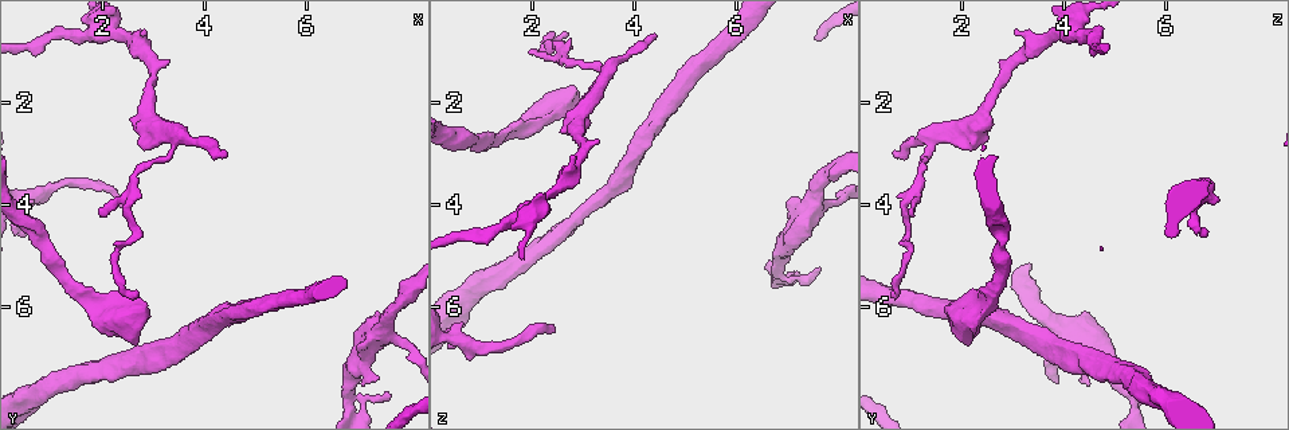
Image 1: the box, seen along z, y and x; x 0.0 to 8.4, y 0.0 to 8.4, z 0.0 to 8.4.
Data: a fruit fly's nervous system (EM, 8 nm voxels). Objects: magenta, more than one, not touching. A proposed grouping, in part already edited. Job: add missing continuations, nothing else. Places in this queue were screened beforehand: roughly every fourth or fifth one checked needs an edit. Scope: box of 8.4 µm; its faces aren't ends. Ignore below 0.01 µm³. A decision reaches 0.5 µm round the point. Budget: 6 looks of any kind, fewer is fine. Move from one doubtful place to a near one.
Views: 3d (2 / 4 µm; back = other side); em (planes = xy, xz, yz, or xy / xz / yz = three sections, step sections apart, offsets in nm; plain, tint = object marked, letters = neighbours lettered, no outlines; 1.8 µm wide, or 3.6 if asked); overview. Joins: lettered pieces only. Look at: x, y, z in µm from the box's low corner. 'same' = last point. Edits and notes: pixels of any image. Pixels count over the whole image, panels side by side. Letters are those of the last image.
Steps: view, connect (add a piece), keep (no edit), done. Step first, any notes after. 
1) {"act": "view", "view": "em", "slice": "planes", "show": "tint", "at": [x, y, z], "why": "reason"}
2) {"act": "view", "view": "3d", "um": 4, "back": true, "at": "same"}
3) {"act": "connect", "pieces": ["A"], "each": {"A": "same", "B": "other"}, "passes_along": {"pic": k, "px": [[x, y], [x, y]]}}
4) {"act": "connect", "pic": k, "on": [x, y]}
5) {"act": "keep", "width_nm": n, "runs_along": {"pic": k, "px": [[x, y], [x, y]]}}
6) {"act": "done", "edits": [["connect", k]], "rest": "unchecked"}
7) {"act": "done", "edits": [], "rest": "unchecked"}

{"act": "view", "view": "em", "slice": "yz", "step": 4, "show": "tint", "at": [6.80, 7.65, 5.25], "why": "a fork"}

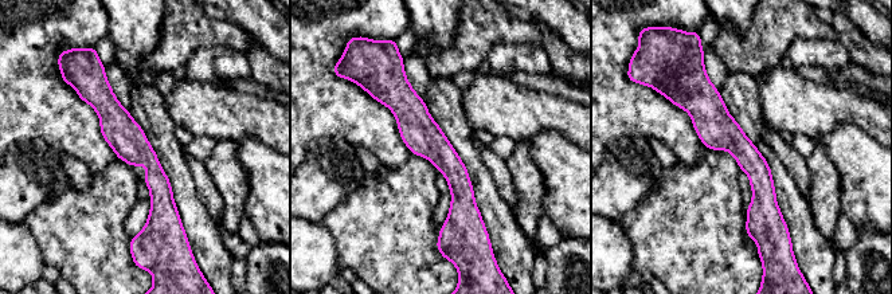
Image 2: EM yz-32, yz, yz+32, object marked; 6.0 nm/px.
{"act": "view", "view": "em", "slice": "planes", "show": "tint", "at": "same"}

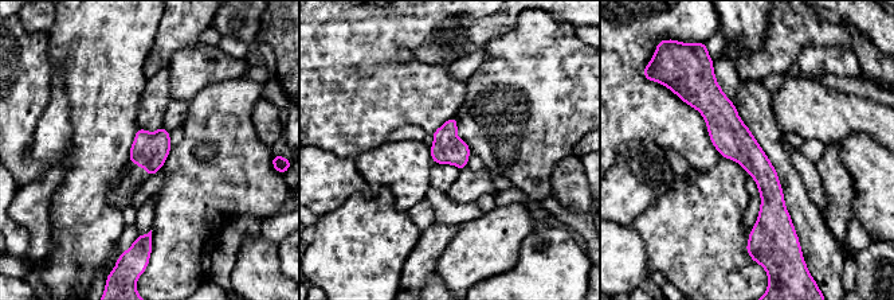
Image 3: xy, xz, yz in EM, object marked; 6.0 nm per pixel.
{"act": "view", "view": "em", "slice": "planes", "show": "letters", "at": "same"}

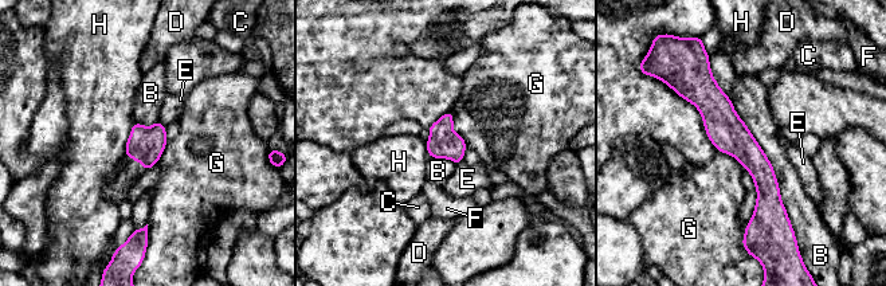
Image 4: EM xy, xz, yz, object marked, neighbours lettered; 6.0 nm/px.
{"act": "keep", "width_nm": 190, "each": {"B": "other", "C": "other", "D": "other", "E": "other", "F": "other", "G": "other", "H": "other"}, "border": {"pic": 4, "px": [[730, 101], [772, 167], [792, 227]]}, "found": "no lettered piece goes on from it"}

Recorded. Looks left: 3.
{"act": "view", "view": "3d", "um": 4, "at": [2.70, 5.70, 0.65], "why": "tapers out"}

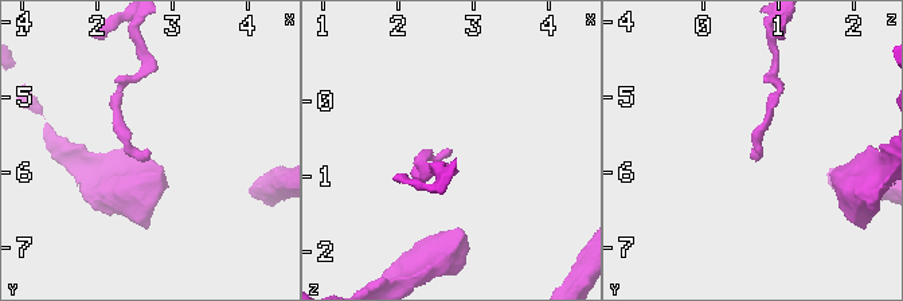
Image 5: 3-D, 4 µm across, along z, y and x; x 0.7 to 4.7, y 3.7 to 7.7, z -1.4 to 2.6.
{"act": "view", "view": "em", "slice": "planes", "show": "tint", "at": [2.75, 5.70, 0.65], "why": "now the EM"}

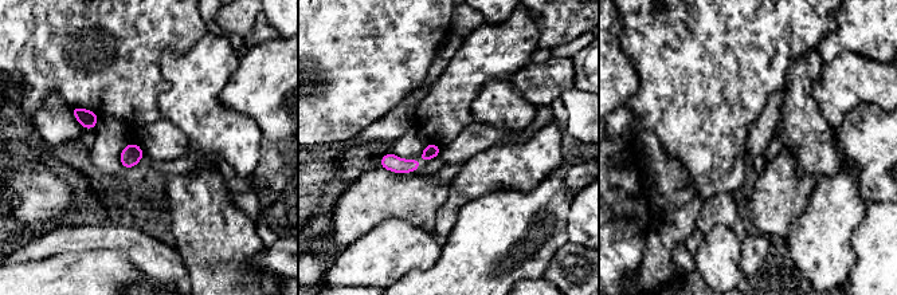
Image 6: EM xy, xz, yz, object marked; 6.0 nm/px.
{"act": "view", "view": "em", "slice": "planes", "show": "letters", "at": "same"}

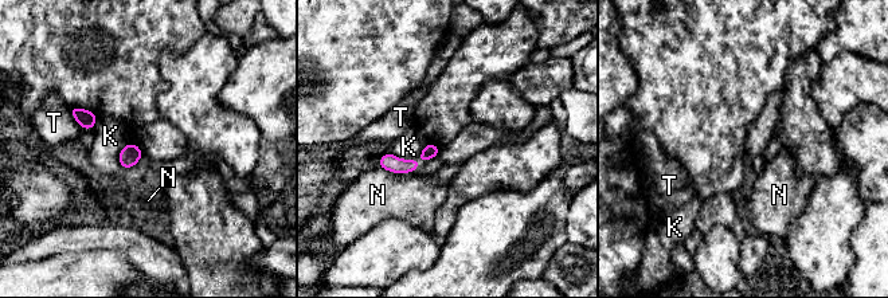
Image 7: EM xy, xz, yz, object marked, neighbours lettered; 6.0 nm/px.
{"act": "keep", "each": {"K": "other", "N": "other", "T": "other"}, "border": {"pic": 7, "px": [[427, 144], [418, 161], [388, 152]]}, "found": "none of them fits"}

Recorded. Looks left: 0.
{"act": "done", "edits": [], "rest": "unchecked"}

